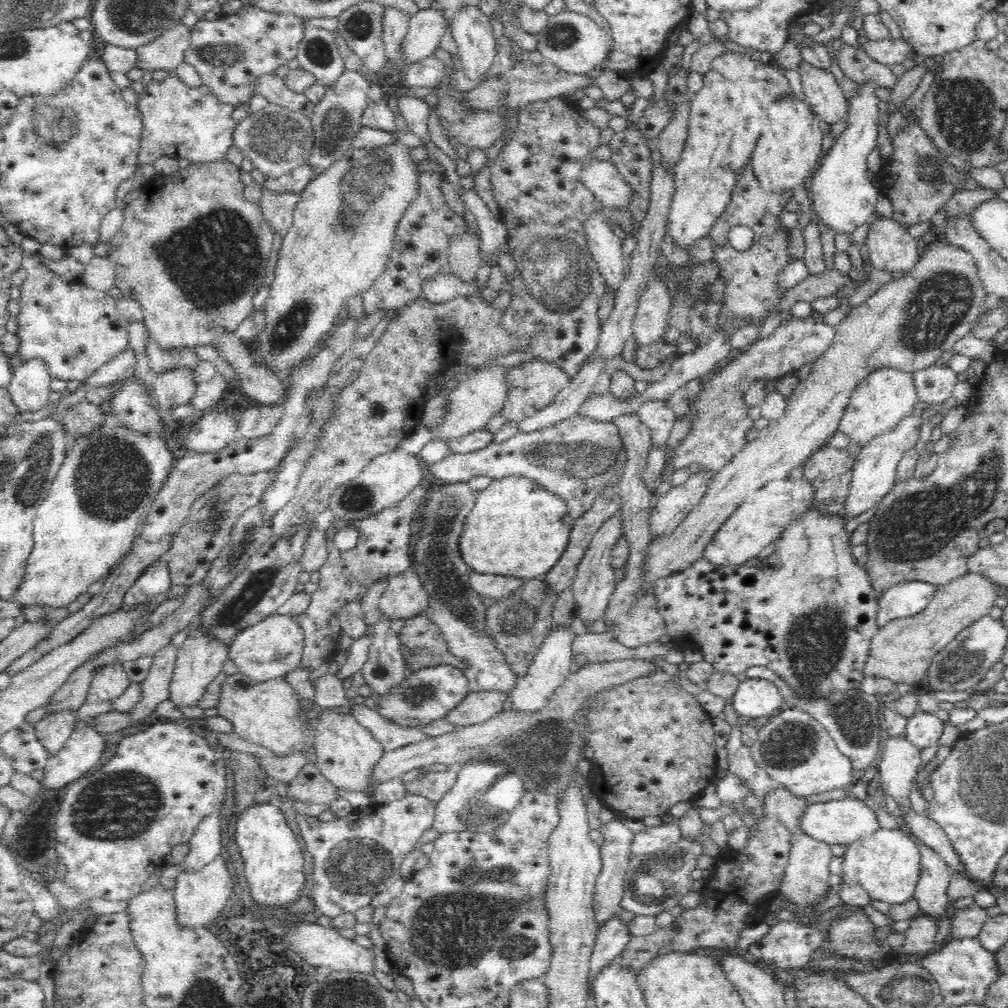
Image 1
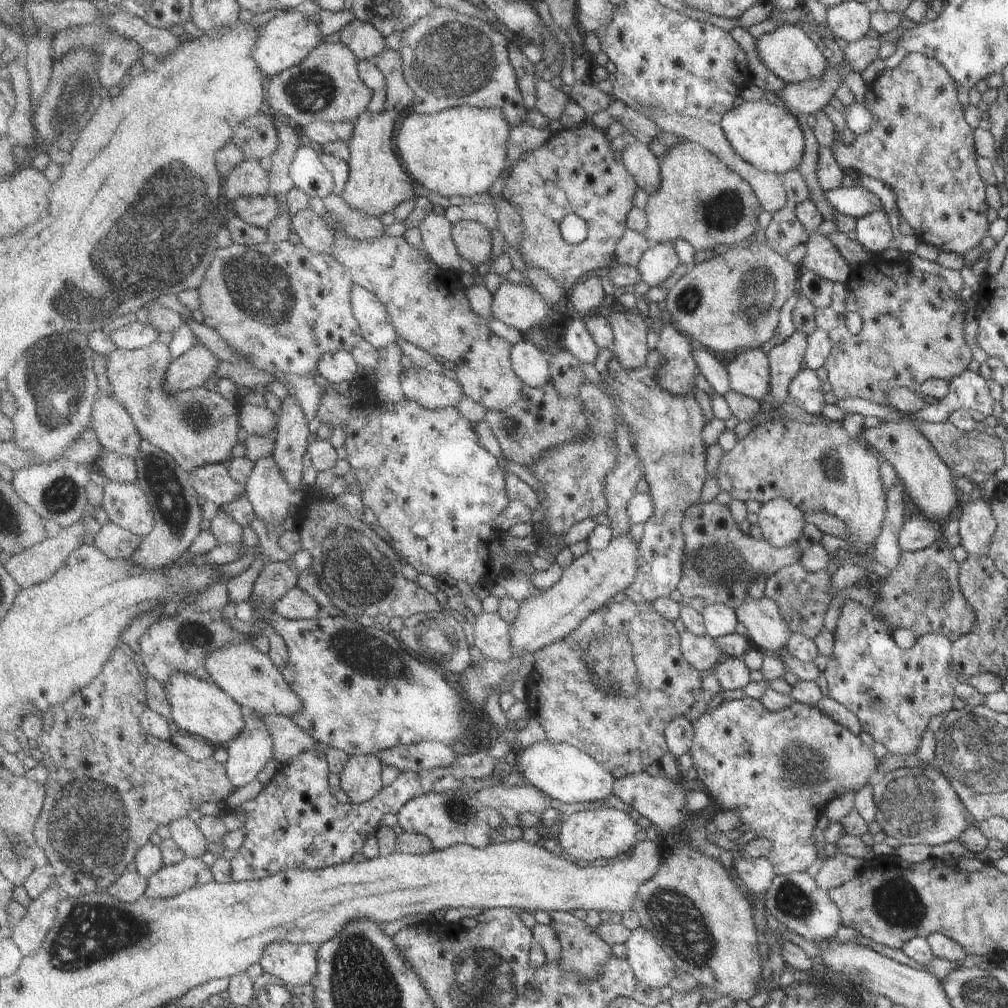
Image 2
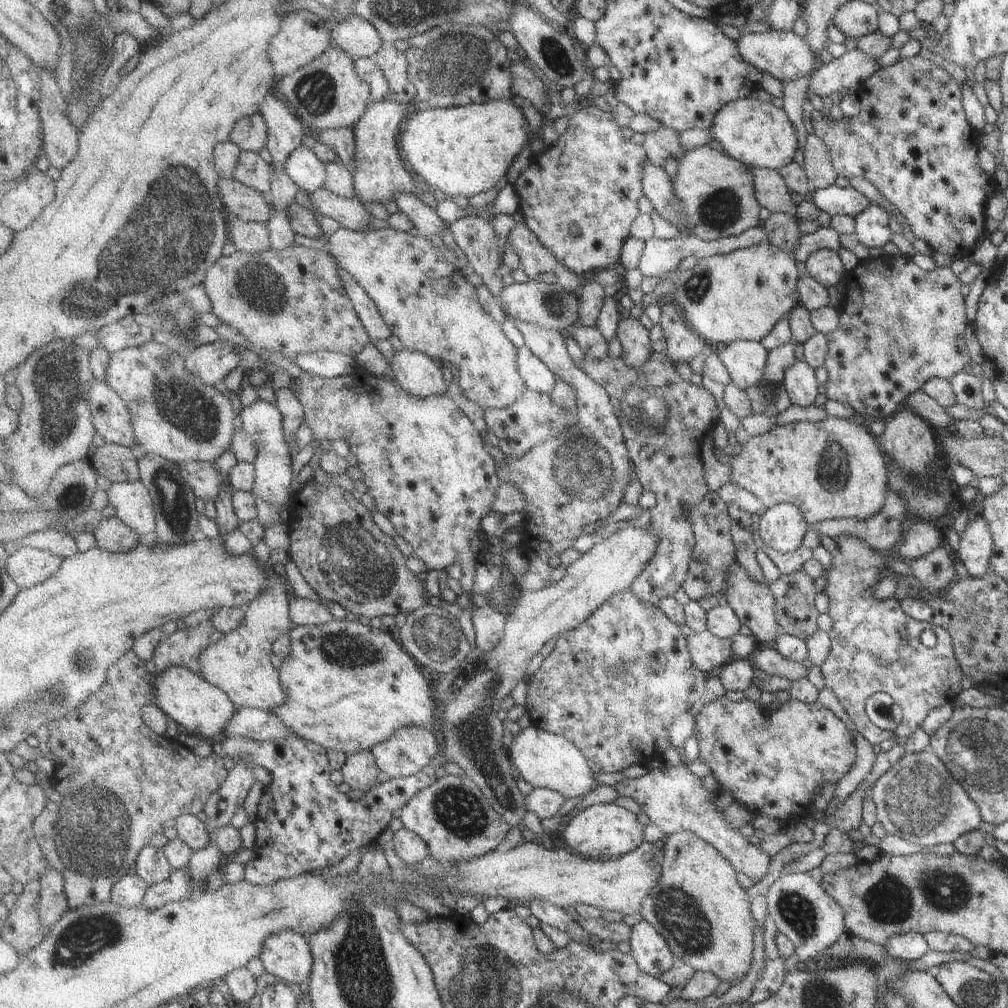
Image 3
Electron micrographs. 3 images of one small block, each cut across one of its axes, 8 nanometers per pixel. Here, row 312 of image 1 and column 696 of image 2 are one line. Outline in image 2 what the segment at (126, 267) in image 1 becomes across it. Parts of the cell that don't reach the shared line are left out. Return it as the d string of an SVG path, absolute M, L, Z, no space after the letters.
M688 139L673 149L668 150L664 158L660 158L663 174L661 191L648 200L646 212L649 214L650 228L645 234L654 244L674 244L683 238L694 246L696 252L714 250L715 246L726 245L733 248L738 244L748 244L754 238L754 232L760 227L758 215L763 211L751 183L744 179L737 171L720 159L700 143Z

